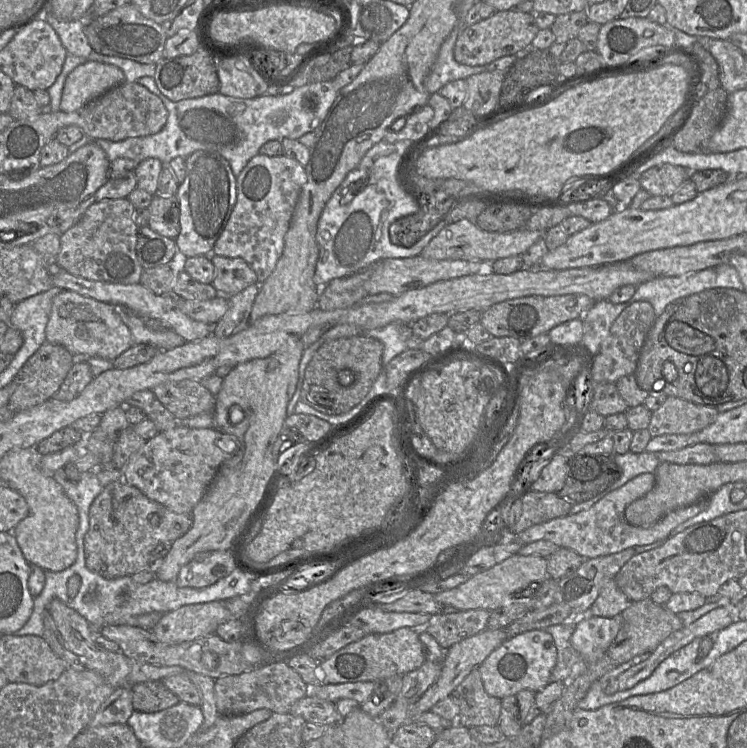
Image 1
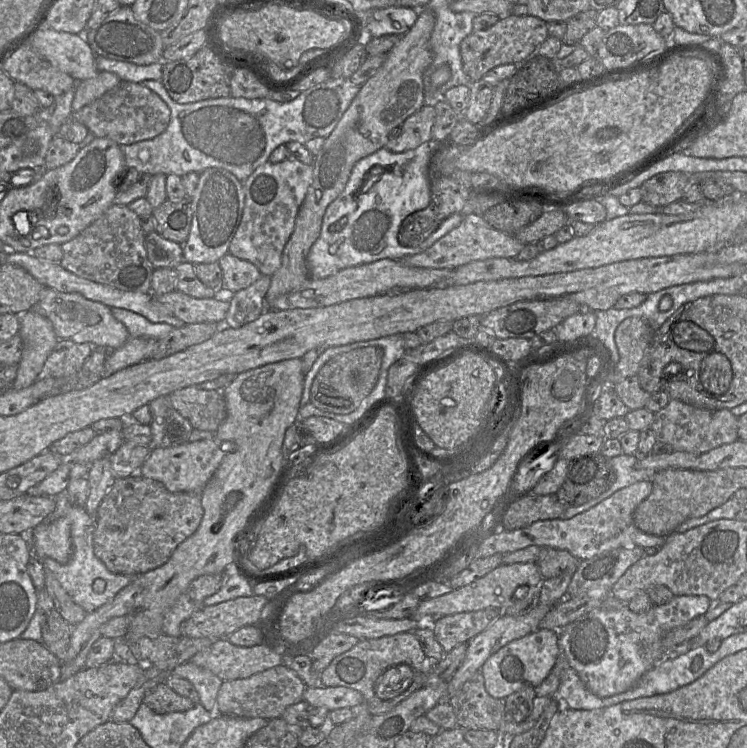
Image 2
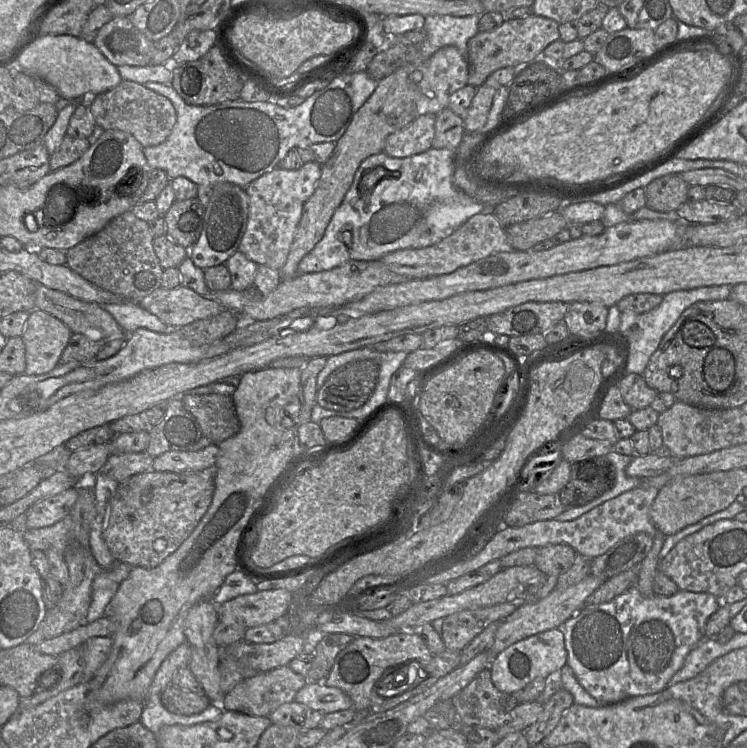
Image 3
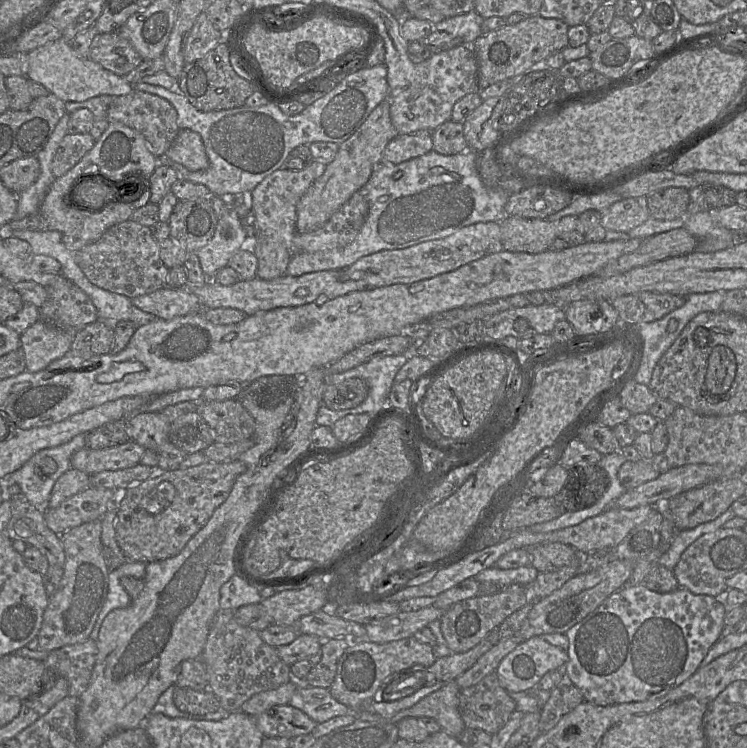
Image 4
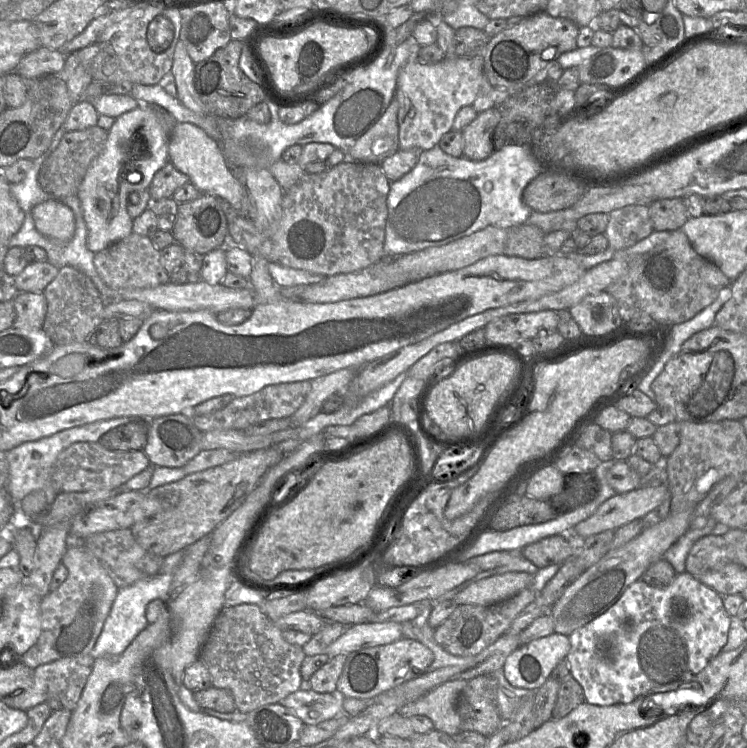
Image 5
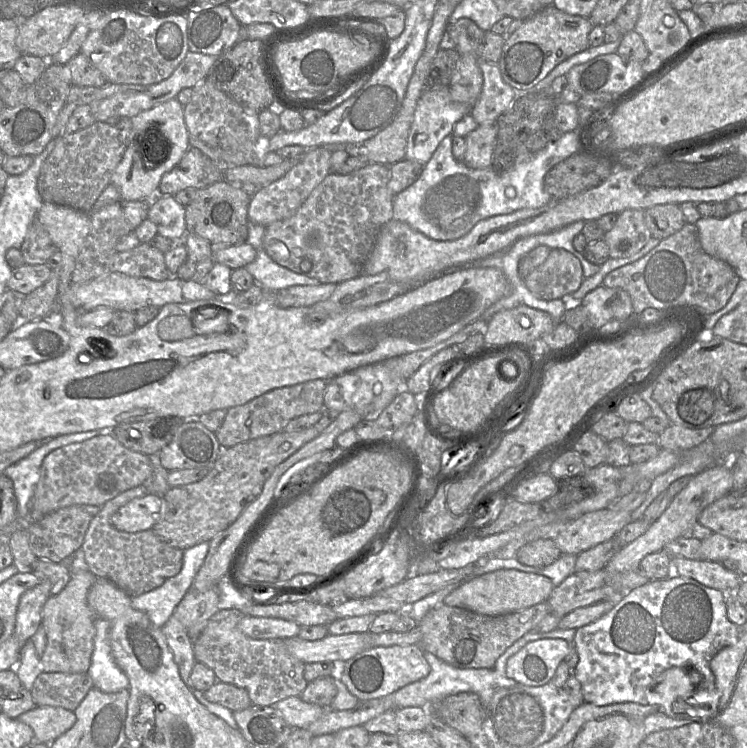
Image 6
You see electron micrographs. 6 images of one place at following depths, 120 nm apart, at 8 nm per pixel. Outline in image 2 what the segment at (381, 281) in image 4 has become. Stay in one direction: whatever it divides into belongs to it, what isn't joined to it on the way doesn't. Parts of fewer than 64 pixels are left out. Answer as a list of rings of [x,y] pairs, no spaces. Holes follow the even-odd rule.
[[[469,214],[457,227],[437,240],[432,246],[419,254],[408,256],[399,261],[410,267],[456,269],[470,262],[488,258],[515,258],[524,246],[525,244],[518,241],[514,234],[493,228],[481,215]]]

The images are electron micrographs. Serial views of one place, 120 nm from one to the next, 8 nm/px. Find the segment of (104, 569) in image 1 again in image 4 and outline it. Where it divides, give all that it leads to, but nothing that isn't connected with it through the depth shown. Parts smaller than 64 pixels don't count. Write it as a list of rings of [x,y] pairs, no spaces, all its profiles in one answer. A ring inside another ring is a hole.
[[[240,460],[222,463],[207,461],[197,466],[165,471],[119,493],[115,532],[118,546],[126,560],[147,564],[179,554],[187,542],[207,523],[215,509],[227,499],[236,478],[246,469],[246,464]]]

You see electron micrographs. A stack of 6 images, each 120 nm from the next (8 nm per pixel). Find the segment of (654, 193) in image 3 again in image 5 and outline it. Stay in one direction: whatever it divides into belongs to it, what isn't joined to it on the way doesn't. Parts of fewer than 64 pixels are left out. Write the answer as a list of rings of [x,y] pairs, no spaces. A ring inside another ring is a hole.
[[[684,198],[655,200],[649,205],[649,214],[656,231],[681,229],[690,218]]]

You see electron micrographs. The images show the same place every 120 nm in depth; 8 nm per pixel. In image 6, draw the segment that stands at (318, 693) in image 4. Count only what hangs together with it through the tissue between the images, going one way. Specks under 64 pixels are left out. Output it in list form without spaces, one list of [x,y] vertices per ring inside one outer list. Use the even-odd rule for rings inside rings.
[[[299,696],[288,697],[274,704],[274,708],[292,728],[307,728],[328,709],[304,702]]]

